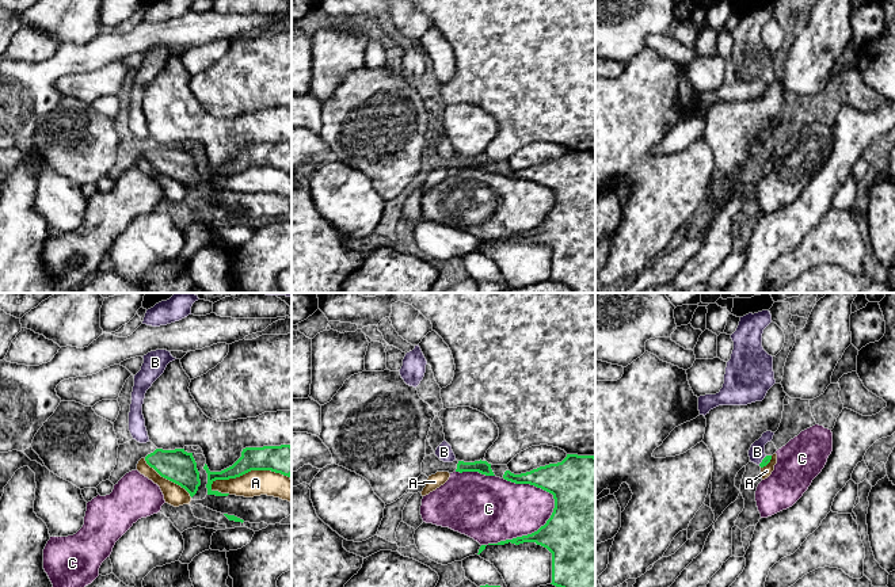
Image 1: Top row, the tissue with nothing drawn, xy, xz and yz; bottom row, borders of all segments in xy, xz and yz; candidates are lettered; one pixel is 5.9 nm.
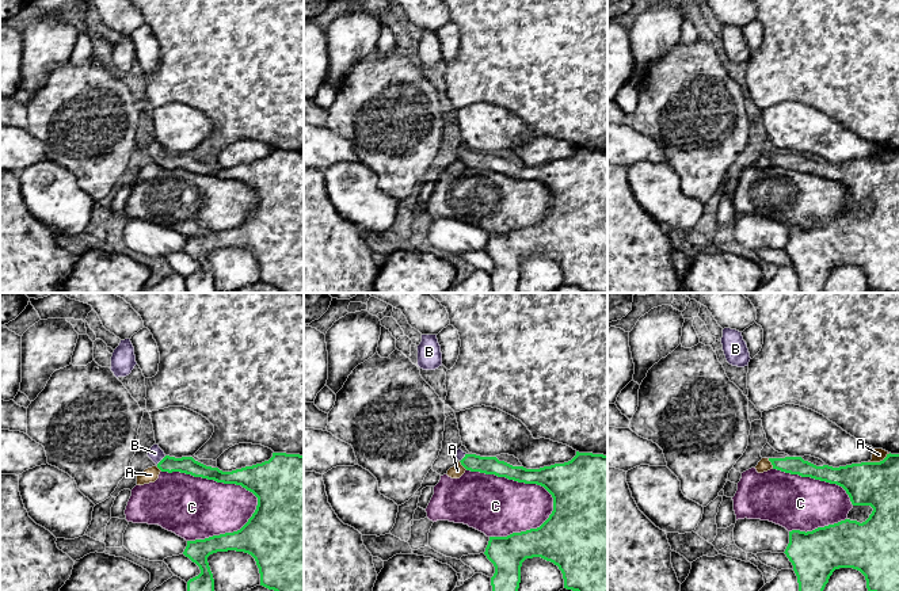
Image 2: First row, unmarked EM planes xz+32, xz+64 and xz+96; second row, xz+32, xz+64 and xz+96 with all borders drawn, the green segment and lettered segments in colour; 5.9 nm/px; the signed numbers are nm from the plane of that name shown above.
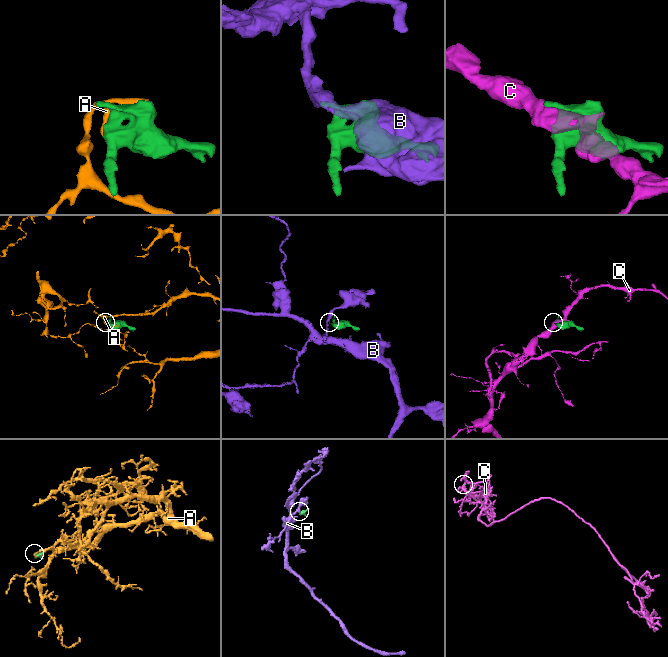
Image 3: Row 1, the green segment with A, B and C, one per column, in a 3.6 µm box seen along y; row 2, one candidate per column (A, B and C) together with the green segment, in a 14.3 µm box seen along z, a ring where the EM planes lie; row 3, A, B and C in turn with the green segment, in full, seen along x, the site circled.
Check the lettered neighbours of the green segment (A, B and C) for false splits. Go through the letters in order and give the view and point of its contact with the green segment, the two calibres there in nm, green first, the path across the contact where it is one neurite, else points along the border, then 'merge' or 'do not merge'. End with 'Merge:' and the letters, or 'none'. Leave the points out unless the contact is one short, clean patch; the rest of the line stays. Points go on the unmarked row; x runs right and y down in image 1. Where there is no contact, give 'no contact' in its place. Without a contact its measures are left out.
A: xy (247, 168) | 180/160 nm | do not merge
B: yz (762, 156) | 50/100 nm | across yz (766, 156), (762, 156), (757, 148) | merge
C: xz (528, 231) | 320/380 nm | do not merge
Merge: B

